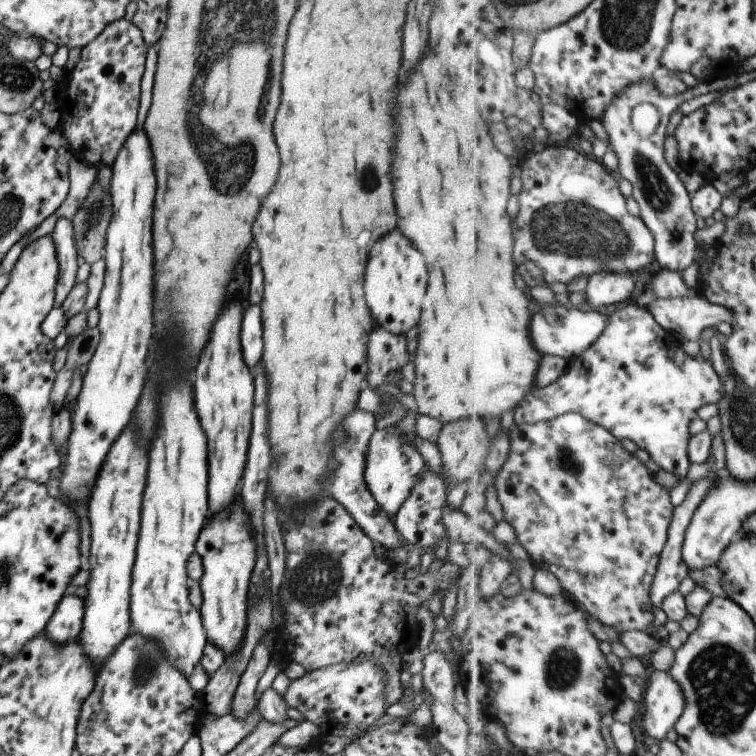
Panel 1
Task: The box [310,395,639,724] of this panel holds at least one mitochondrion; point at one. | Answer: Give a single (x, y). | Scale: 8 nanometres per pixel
(564, 667)

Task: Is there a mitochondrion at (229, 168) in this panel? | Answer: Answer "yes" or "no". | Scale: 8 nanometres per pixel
yes

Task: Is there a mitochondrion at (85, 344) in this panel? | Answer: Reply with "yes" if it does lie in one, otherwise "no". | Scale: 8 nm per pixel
no

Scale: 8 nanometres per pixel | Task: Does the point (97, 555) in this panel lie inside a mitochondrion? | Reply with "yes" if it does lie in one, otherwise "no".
no

